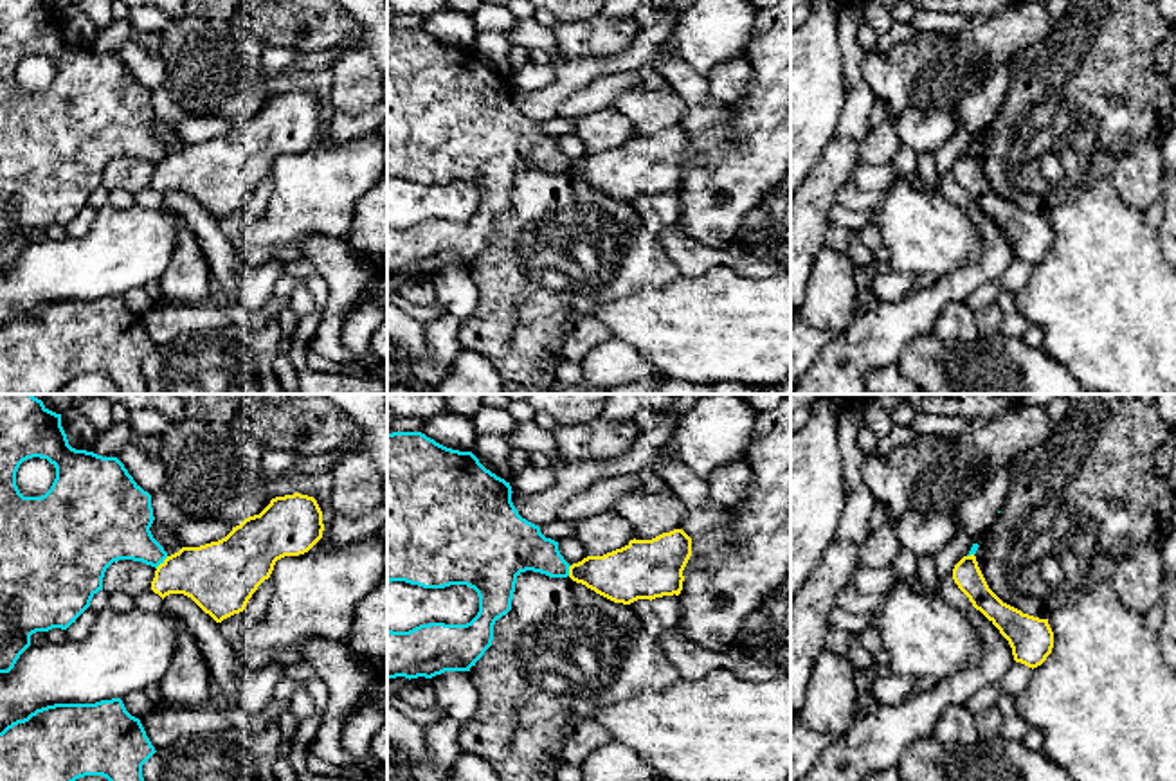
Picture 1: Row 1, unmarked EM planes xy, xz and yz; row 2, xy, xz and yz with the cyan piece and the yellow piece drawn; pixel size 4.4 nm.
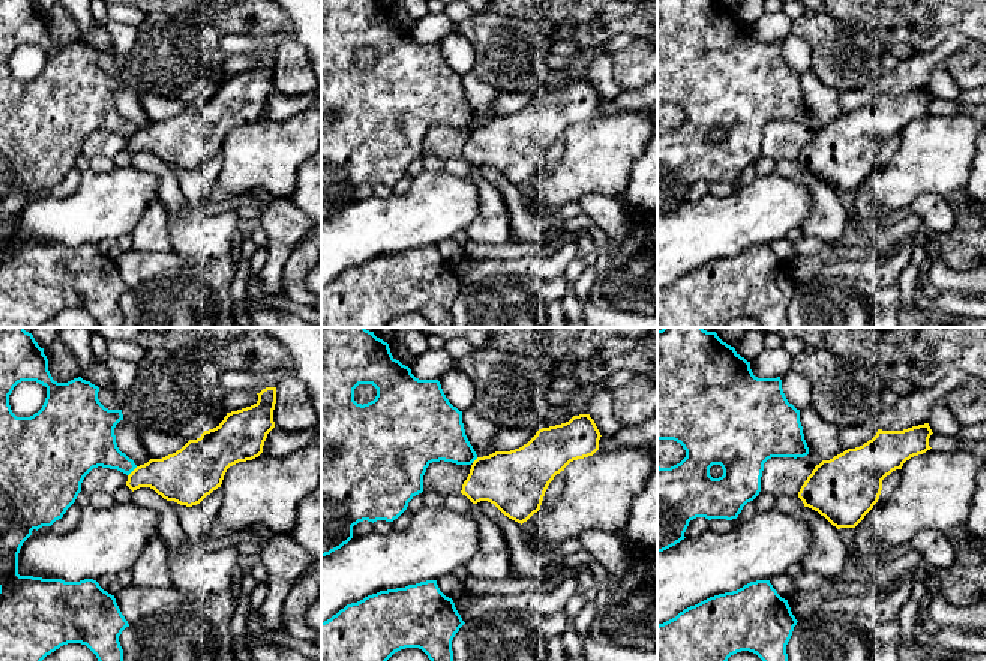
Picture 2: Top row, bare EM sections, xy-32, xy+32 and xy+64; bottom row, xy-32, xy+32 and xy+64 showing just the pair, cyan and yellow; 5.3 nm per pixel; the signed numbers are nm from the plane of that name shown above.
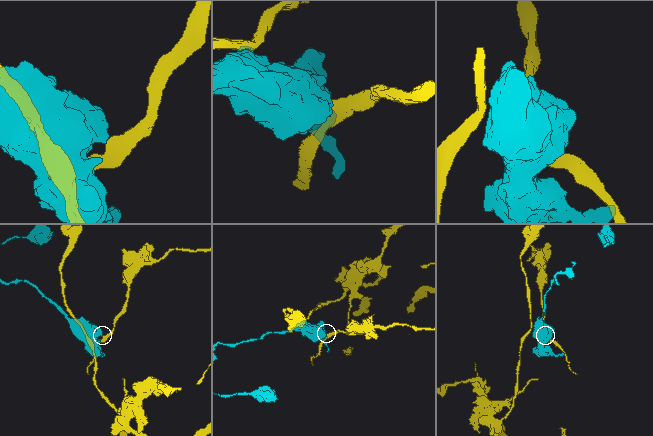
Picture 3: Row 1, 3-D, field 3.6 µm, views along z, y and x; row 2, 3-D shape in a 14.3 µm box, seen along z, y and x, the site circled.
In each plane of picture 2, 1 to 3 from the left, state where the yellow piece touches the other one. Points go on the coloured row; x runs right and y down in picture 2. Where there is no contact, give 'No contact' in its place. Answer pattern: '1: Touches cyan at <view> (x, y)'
1: Touches cyan at xy-32 (132, 470)
2: Touches cyan at xy+32 (474, 459)
3: No contact

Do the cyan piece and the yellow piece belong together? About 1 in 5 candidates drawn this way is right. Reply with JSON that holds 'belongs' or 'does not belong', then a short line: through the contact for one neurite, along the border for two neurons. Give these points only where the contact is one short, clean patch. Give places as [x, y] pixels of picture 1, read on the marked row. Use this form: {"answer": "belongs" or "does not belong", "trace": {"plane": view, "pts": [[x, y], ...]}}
{"answer": "does not belong", "trace": {"plane": "xy", "pts": [[168, 556], [155, 567]]}}

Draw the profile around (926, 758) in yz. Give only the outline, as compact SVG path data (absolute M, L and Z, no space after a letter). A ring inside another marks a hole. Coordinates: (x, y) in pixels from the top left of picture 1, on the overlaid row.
M933 734L915 740L899 763L906 781L1073 781L1064 768L1023 741L992 758L942 745Z

